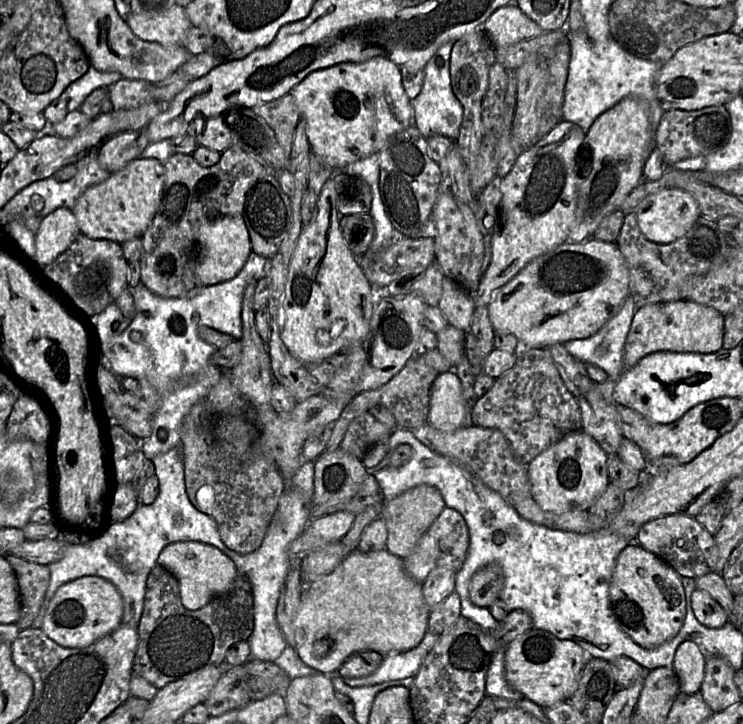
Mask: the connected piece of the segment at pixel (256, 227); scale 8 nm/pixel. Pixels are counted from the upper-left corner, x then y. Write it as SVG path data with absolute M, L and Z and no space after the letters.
M269 169L267 174L248 191L242 216L249 234L252 252L267 260L271 259L290 228L292 209L289 197L281 189L276 177Z

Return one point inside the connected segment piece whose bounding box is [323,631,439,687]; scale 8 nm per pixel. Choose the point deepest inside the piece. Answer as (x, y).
(400, 665)

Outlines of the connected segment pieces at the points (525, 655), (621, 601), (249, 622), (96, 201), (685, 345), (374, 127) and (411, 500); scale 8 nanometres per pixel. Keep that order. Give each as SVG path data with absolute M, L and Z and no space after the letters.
M532 627L509 644L505 652L507 682L542 708L568 702L578 687L589 656L576 643L560 640L548 631Z
M633 542L617 558L609 587L609 607L619 628L634 642L647 649L657 647L674 637L683 625L686 597L681 576L662 559Z
M156 565L150 572L140 622L137 626L138 645L133 662L133 673L146 679L157 689L176 681L192 672L210 665L224 665L228 649L240 641L247 641L254 629L254 597L251 582L238 572L230 591L214 597L207 605L198 610L186 609L180 597L177 578L167 569Z
M137 158L122 169L110 173L104 182L89 187L80 195L71 210L77 220L80 233L90 238L112 240L119 244L134 238L141 238L160 203L164 175L165 169L159 160Z
M671 301L636 309L623 351L625 368L656 352L712 354L723 348L724 316L716 309L691 301Z
M383 56L313 71L290 94L306 121L312 152L335 171L379 153L392 135L413 123L412 101L403 87L401 68Z
M429 485L416 486L391 500L385 500L380 516L385 520L388 530L386 549L401 559L407 558L444 508L445 502L440 491Z

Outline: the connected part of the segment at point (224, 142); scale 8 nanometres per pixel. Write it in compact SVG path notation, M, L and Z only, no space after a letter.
M221 116L196 118L188 130L197 141L198 146L207 147L219 153L232 144L232 134Z

